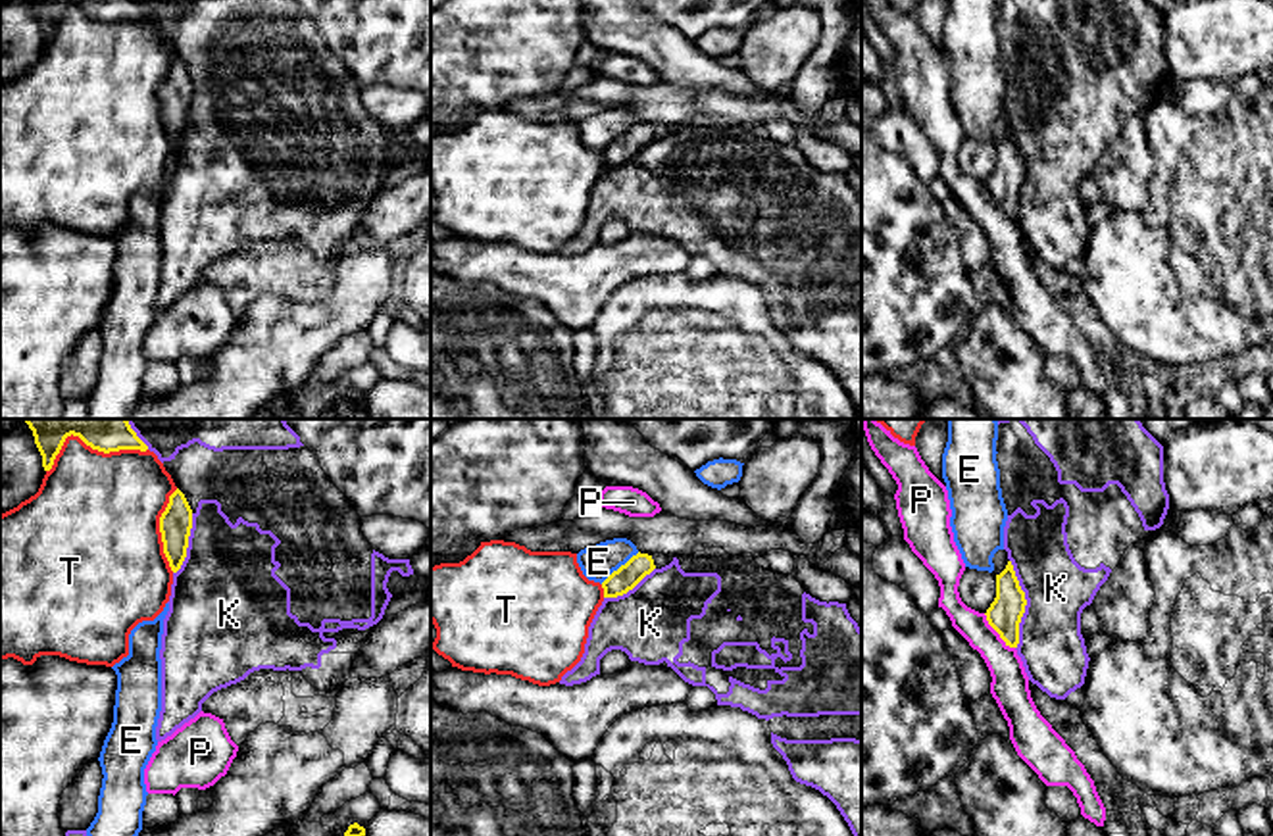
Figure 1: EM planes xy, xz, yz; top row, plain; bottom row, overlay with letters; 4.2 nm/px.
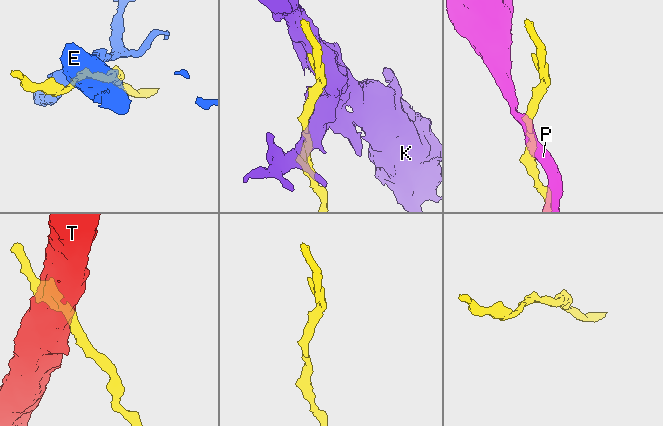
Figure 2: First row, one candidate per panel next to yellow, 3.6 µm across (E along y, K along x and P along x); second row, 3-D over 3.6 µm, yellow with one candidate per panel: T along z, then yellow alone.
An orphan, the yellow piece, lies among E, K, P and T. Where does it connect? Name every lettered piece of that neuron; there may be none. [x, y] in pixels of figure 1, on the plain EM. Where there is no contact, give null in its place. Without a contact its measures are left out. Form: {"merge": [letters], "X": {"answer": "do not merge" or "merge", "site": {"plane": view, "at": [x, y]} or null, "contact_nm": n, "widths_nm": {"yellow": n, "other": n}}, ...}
{"merge": ["K"], "E": {"answer": "do not merge", "site": {"plane": "xz", "at": [622, 135]}, "contact_nm": 220, "widths_nm": {"yellow": 100, "other": 150}}, "K": {"answer": "merge", "site": {"plane": "yz", "at": [1025, 173]}, "contact_nm": 380, "widths_nm": {"yellow": 140, "other": 280}}, "P": {"answer": "do not merge", "site": {"plane": "yz", "at": [997, 200]}, "contact_nm": 200, "widths_nm": {"yellow": 140, "other": 160}}, "T": {"answer": "do not merge", "site": {"plane": "xy", "at": [160, 100]}, "contact_nm": 360, "widths_nm": {"yellow": 140, "other": 500}}}

